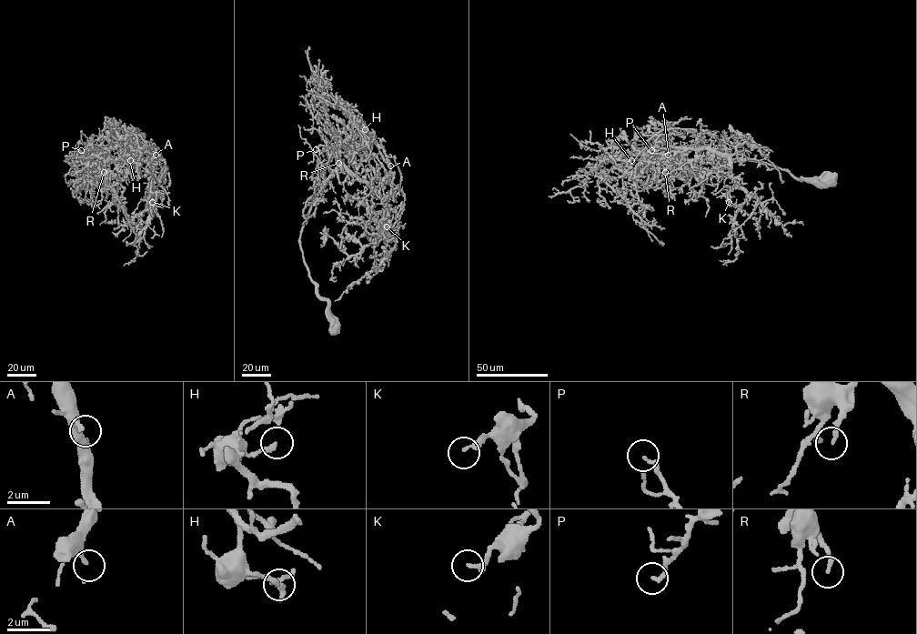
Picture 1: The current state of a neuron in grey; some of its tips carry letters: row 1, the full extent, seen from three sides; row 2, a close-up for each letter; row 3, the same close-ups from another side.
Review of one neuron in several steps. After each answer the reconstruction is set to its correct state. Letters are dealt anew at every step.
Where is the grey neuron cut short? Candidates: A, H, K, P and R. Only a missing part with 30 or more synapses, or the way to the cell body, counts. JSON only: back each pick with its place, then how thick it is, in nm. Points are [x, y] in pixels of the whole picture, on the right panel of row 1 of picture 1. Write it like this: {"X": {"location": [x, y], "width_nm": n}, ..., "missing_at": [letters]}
{"A": {"location": [668, 155], "width_nm": 260}, "missing_at": ["A"]}

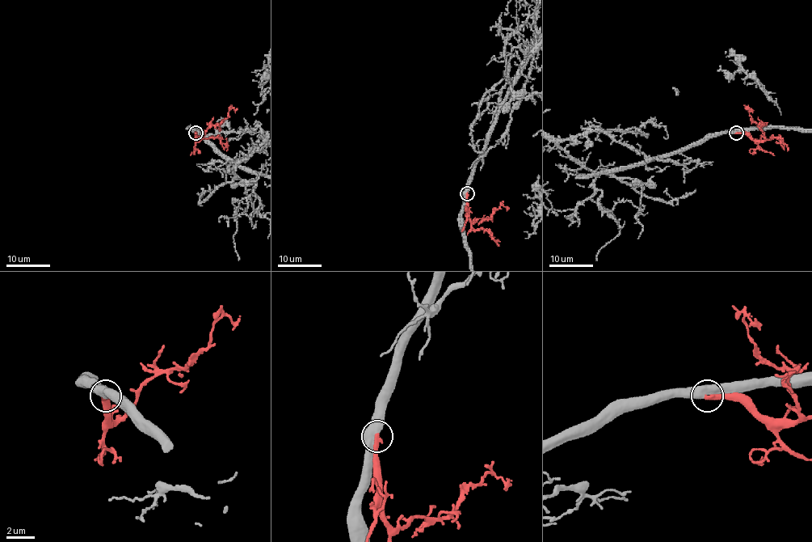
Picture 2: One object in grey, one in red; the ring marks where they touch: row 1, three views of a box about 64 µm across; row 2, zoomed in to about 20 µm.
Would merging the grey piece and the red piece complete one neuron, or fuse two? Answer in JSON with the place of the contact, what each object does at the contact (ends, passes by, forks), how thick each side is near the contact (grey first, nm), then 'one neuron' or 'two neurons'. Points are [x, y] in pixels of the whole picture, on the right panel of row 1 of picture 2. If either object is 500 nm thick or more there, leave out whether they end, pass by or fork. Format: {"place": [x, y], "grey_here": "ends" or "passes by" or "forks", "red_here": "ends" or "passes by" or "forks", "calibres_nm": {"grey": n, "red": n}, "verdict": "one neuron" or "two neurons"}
{"place": [736, 133], "calibres_nm": {"grey": 550, "red": 340}, "verdict": "one neuron"}

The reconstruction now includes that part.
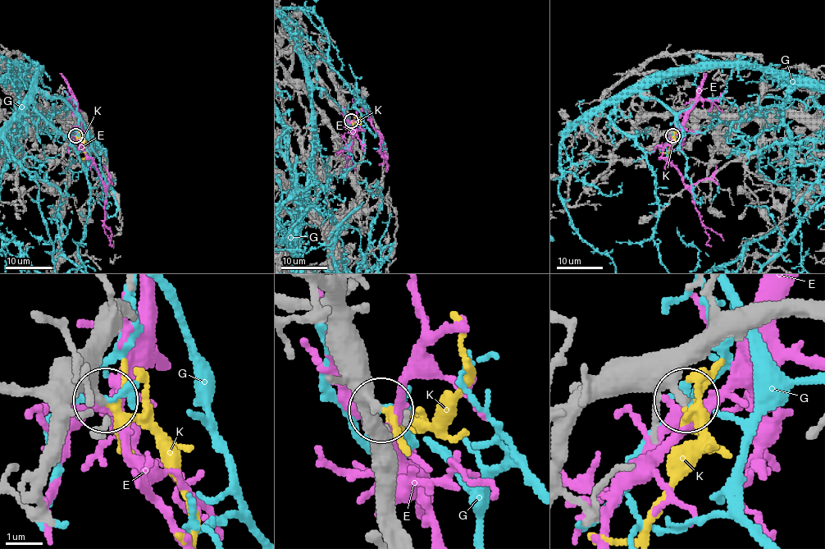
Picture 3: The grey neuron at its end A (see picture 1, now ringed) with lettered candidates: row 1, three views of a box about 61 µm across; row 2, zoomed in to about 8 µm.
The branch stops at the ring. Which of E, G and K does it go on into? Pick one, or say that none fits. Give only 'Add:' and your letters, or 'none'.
Add: K

